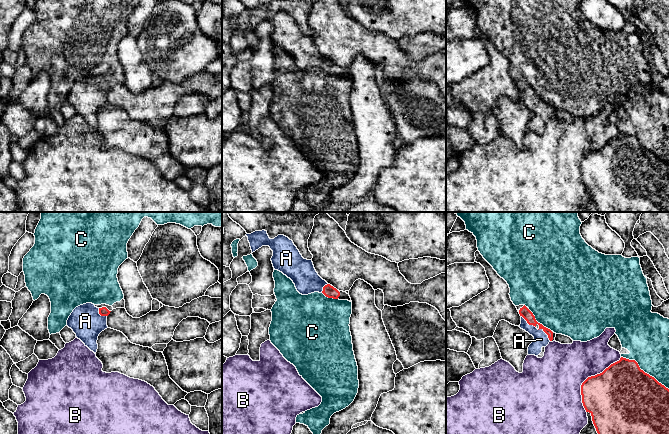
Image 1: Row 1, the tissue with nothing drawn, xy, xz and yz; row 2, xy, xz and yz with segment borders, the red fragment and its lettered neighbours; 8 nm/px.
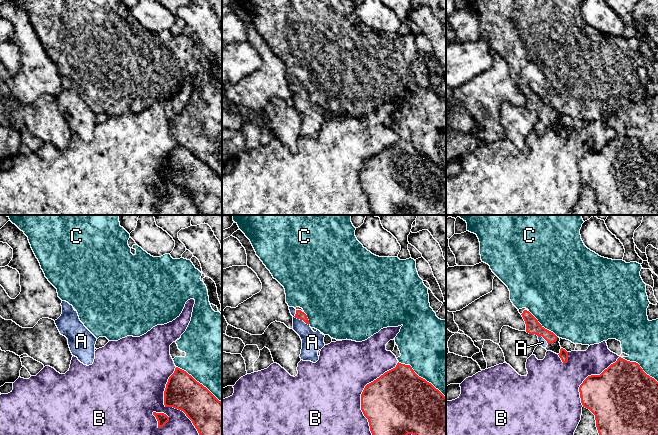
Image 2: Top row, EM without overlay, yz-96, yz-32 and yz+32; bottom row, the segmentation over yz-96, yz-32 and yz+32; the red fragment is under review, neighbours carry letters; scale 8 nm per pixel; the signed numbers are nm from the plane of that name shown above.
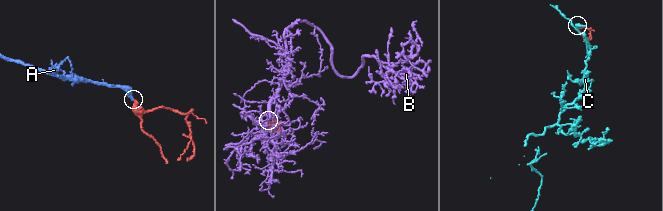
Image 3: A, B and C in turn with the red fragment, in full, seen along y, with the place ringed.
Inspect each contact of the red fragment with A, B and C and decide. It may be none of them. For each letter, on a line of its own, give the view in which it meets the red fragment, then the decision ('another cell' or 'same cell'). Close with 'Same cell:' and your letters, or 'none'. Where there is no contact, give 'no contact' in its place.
A: contact in yz; same cell
B: contact in yz; another cell
C: contact in yz; another cell
Same cell: A

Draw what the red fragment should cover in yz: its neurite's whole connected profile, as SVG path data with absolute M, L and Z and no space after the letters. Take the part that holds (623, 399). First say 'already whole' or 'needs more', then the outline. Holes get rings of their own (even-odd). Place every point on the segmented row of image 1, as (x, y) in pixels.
already whole; M621 357L619 361L611 364L602 373L588 377L581 385L581 395L583 406L586 412L591 414L598 434L669 434L669 389L641 370L635 360Z

